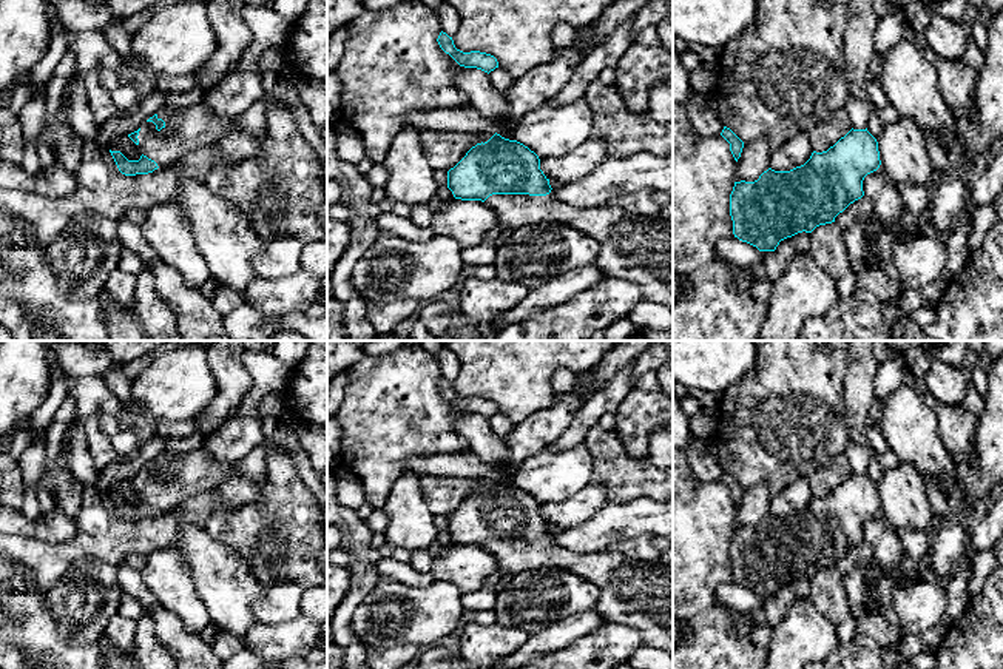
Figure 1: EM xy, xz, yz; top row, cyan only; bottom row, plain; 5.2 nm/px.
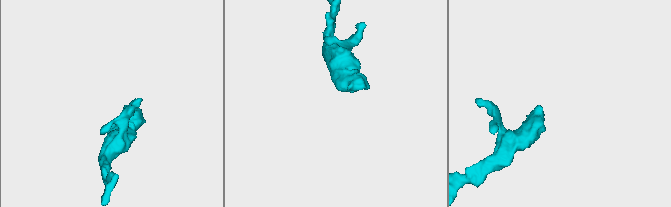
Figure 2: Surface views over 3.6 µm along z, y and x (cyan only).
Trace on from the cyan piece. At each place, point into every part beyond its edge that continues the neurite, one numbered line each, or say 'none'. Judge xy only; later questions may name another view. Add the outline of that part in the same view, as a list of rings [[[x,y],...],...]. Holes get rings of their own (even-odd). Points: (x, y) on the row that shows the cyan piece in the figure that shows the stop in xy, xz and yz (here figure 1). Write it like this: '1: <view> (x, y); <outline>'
1: xy (195, 128); [[[202,103],[185,109],[160,109],[157,119],[162,119],[165,126],[157,131],[153,122],[145,122],[140,126],[137,139],[142,154],[154,160],[159,168],[173,166],[188,154],[216,145],[235,126],[233,119],[219,117]]]

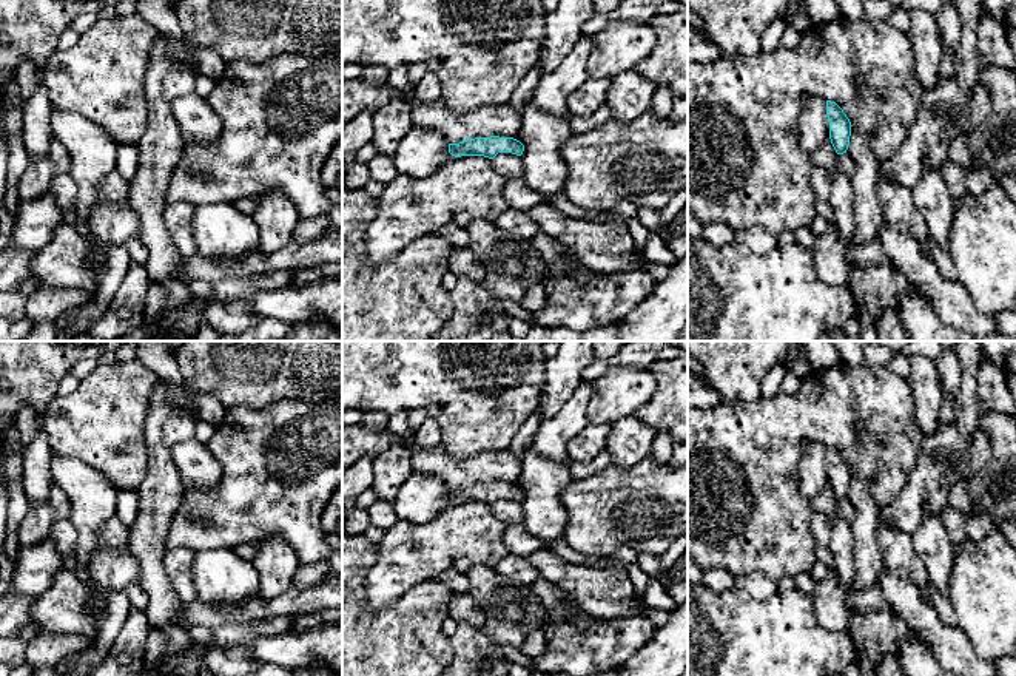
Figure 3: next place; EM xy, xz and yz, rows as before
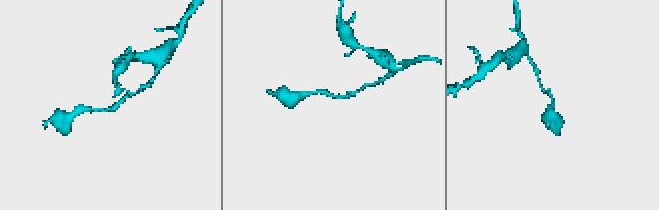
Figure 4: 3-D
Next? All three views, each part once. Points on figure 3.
none

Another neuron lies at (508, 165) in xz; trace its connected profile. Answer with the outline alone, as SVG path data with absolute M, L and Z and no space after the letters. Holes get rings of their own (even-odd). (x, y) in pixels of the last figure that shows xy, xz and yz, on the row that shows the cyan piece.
M498 153L492 161L492 168L503 177L521 177L523 161L521 156L512 153Z

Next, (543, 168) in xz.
M530 100L521 111L521 122L523 182L544 199L564 193L567 165L560 147L572 136L570 120L547 114Z

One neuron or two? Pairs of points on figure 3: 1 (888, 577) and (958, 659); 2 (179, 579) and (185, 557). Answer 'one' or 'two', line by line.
1: one
2: one

